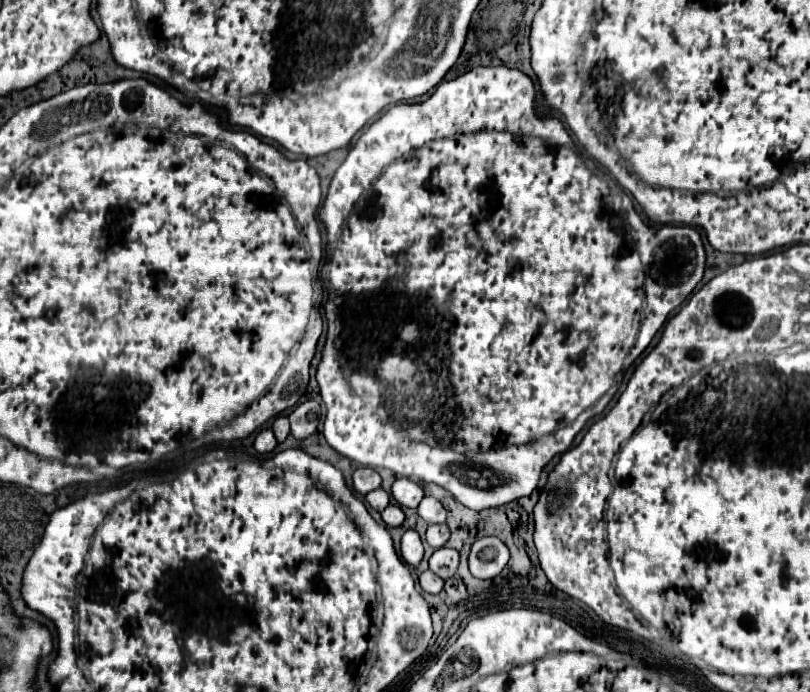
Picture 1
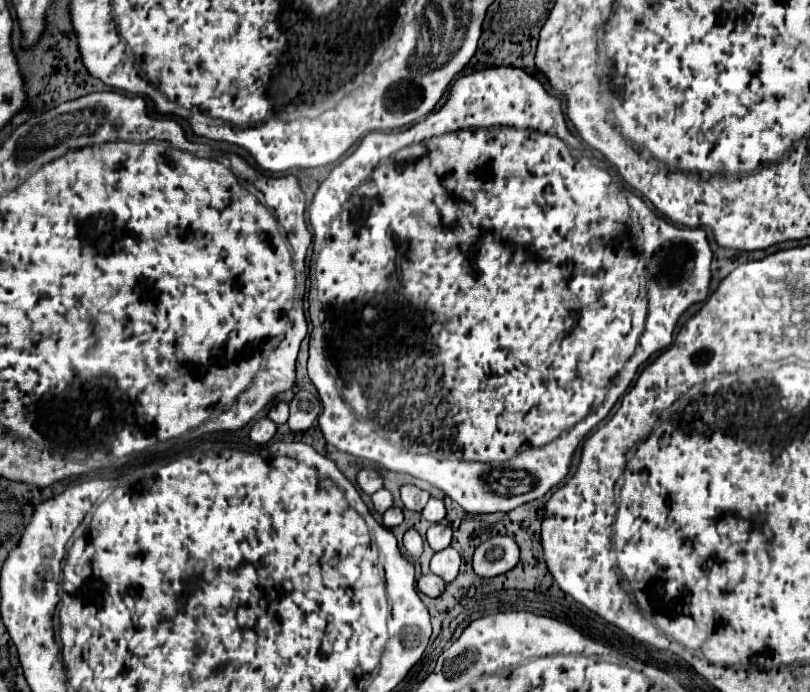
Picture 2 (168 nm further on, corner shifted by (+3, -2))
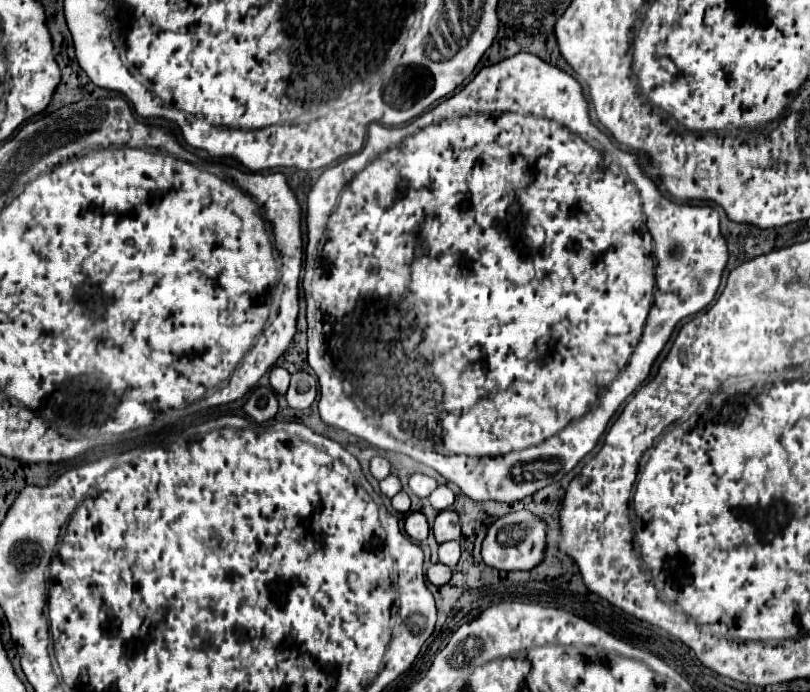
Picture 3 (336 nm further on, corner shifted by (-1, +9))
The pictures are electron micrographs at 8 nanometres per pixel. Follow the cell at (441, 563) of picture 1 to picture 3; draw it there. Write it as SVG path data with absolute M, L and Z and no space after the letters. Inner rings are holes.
M457 541L441 543L439 545L439 561L453 569L457 565L457 561L459 561L459 543Z

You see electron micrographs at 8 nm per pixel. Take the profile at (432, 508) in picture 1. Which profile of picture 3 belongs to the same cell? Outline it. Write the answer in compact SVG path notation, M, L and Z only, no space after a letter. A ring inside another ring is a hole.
M439 485L431 495L429 495L429 501L431 501L431 505L437 509L437 511L443 511L443 509L447 509L447 507L451 507L453 505L453 491L449 489L449 487L445 487L445 485Z

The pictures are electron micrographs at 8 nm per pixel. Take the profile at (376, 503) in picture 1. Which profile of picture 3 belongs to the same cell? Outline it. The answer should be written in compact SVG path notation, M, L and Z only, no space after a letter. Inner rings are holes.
M389 475L389 477L385 477L381 481L381 493L387 495L389 499L395 497L399 491L401 491L401 483L399 483L399 479L395 475Z

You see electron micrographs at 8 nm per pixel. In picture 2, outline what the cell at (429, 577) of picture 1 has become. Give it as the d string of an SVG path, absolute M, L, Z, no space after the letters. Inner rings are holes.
M425 574L425 576L421 576L421 578L417 580L417 588L419 588L423 594L427 594L429 598L437 598L437 596L443 594L445 582L439 580L439 576L435 576L435 574Z

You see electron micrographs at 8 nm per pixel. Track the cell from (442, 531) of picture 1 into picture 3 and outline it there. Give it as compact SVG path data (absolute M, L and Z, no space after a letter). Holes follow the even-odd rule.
M445 509L437 515L433 523L433 533L437 543L445 541L455 541L461 537L461 525L459 525L459 515L453 509Z

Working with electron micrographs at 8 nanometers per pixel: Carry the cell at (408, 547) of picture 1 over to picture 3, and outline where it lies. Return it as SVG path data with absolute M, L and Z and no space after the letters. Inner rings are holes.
M411 513L405 519L405 531L413 541L425 541L427 533L429 533L429 525L427 525L427 517L423 513Z

